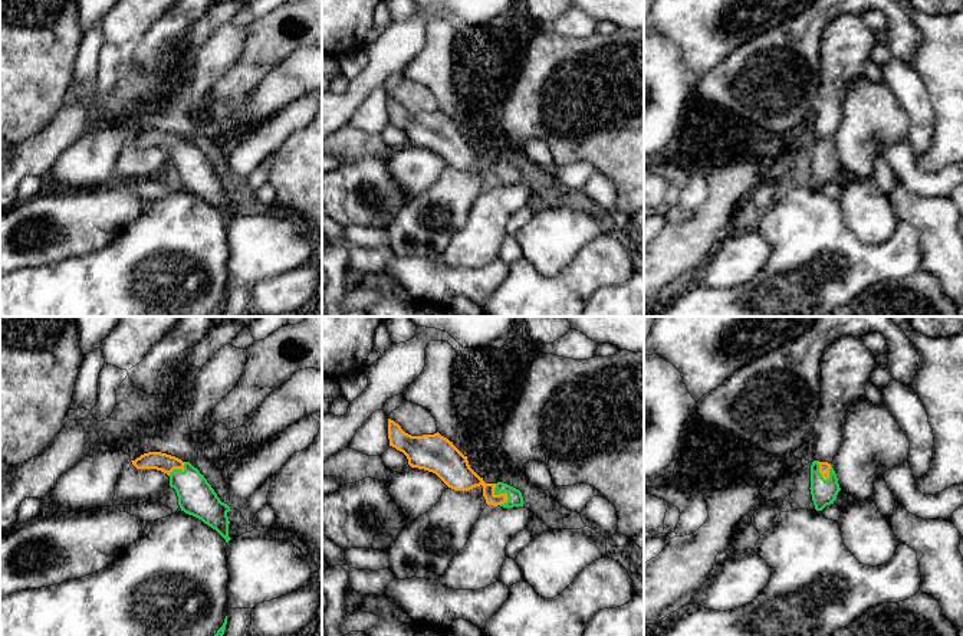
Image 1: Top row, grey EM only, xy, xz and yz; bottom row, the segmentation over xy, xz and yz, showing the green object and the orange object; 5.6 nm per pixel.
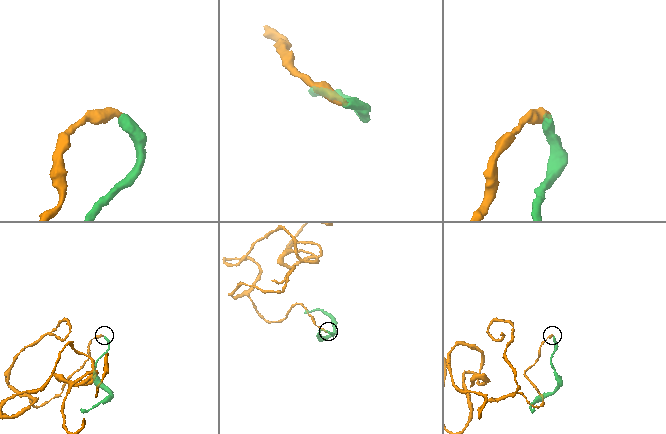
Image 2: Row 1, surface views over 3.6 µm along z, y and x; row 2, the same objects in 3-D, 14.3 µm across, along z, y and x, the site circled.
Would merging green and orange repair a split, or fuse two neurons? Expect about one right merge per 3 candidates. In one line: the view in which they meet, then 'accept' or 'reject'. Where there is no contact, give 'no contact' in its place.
xz | accept

